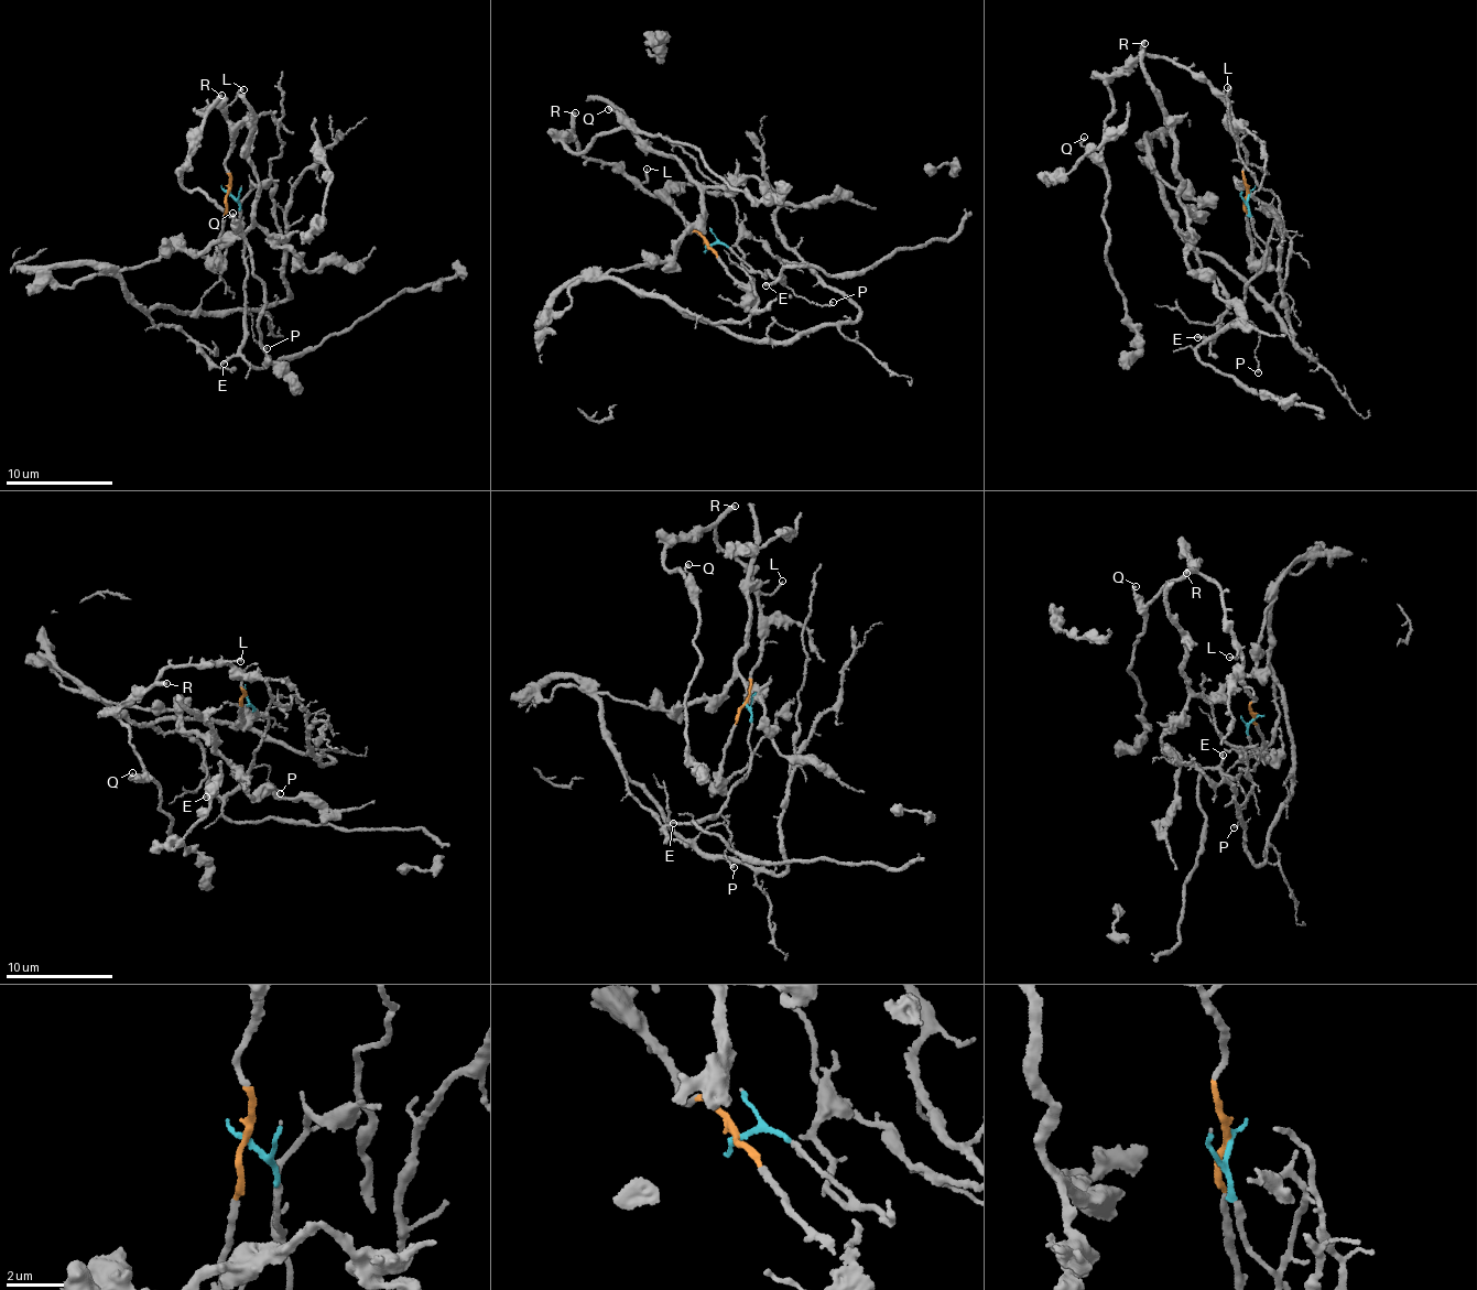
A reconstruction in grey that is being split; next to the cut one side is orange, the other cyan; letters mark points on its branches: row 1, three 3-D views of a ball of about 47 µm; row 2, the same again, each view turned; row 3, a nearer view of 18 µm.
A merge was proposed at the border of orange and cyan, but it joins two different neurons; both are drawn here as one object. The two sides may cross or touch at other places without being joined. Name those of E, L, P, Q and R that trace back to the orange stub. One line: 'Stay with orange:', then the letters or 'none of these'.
Stay with orange: L, Q, R

